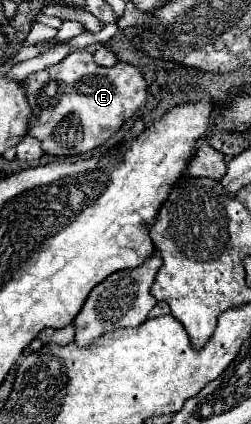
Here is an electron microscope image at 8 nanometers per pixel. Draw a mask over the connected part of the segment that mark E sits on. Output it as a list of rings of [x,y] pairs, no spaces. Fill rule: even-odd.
[[[72,51],[66,59],[62,59],[58,65],[52,65],[50,69],[38,71],[26,79],[26,93],[28,93],[28,103],[34,107],[32,117],[30,117],[30,131],[28,135],[36,137],[42,143],[42,149],[48,155],[80,155],[88,153],[96,147],[100,147],[106,139],[110,139],[126,119],[130,119],[146,101],[146,81],[142,73],[132,67],[130,63],[118,63],[116,67],[100,67],[94,63],[92,53],[88,51]],[[56,89],[76,89],[70,93],[64,93],[60,101],[54,105],[56,99]]]

